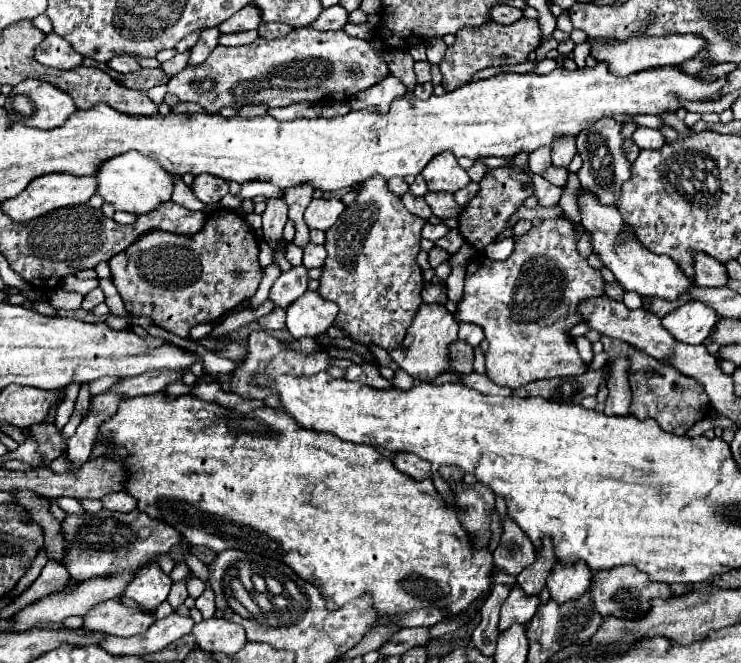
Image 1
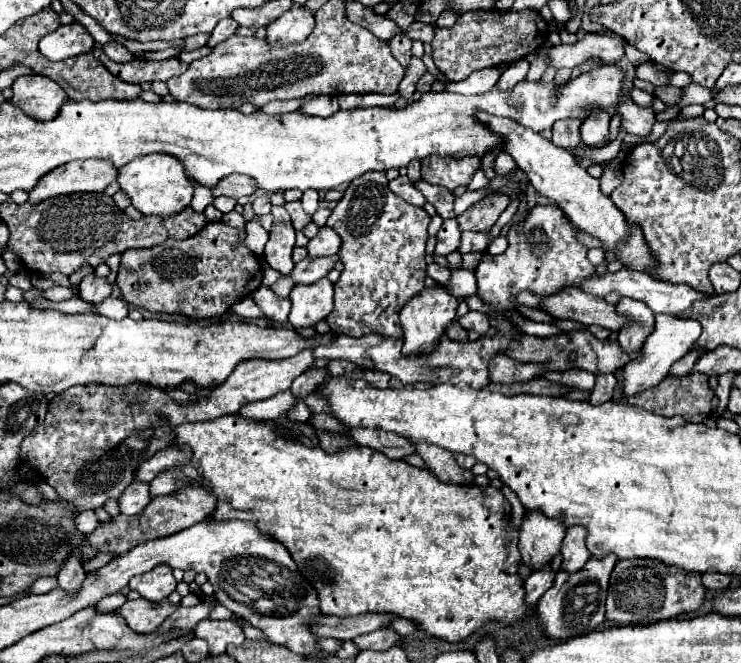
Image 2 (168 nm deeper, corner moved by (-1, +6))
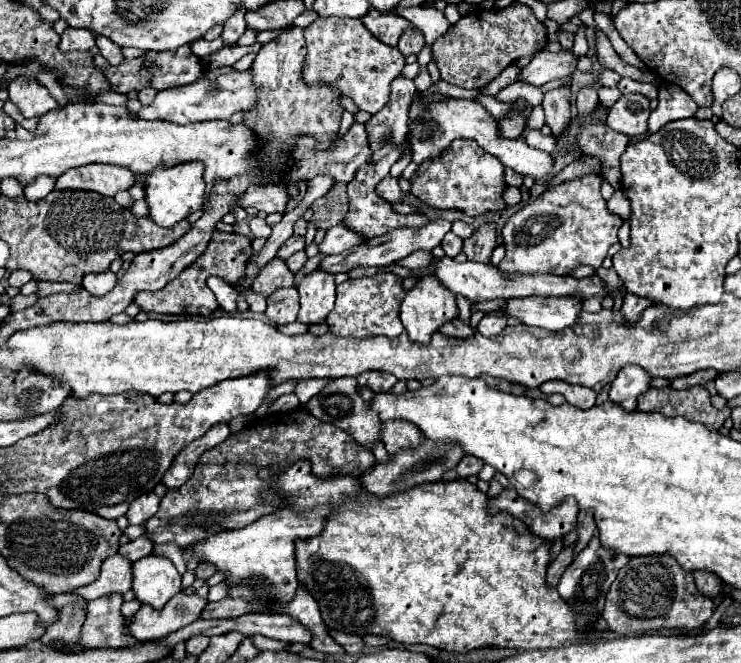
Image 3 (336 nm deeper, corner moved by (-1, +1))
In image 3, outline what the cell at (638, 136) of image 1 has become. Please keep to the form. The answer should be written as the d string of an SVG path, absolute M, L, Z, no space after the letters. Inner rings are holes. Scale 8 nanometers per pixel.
M639 93L621 95L621 99L609 109L607 125L623 135L641 135L647 131L649 99Z

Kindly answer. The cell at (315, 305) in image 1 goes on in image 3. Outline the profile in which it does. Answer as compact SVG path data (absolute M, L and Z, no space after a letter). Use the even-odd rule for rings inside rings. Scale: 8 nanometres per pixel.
M319 269L309 273L299 285L299 295L301 295L301 309L297 319L305 325L323 323L335 303L333 275L321 273Z

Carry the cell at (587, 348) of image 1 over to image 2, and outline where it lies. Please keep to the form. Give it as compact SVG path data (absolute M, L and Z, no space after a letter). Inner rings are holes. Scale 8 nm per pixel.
M609 374L609 376L597 376L597 382L595 382L595 390L591 394L591 404L605 404L613 398L613 390L617 386L617 378L615 374Z

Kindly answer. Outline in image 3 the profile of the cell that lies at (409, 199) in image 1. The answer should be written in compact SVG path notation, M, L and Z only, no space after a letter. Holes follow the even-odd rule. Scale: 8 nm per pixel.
M385 177L385 181L381 181L379 185L377 185L377 193L383 197L383 199L387 199L389 203L401 203L403 201L403 191L401 191L401 187L399 187L399 181L397 179L393 179L393 177Z

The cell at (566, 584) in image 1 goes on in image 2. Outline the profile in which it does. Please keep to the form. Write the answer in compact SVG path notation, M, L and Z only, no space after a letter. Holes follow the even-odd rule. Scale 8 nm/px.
M579 524L573 528L567 528L567 536L561 544L561 554L563 554L561 570L573 574L573 572L581 570L585 566L585 562L591 558L589 550L585 548L585 536L587 536L587 532Z

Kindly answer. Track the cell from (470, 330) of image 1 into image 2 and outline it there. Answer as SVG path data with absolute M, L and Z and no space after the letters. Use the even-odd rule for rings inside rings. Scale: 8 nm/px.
M467 312L463 318L459 318L459 324L465 328L465 330L475 330L477 334L487 334L487 330L491 328L489 324L489 318L483 314L483 312Z

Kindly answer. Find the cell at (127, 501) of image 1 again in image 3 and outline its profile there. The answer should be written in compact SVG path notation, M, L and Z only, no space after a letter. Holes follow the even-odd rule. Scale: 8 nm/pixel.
M151 491L151 493L143 493L141 497L137 497L131 505L129 505L129 511L127 511L127 519L129 519L129 525L143 525L149 517L153 517L159 509L159 497Z

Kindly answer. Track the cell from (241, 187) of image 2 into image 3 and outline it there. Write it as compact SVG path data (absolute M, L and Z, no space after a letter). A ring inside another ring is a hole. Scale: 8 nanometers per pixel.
M251 185L239 199L239 207L255 207L265 213L283 213L287 203L287 189L283 185Z

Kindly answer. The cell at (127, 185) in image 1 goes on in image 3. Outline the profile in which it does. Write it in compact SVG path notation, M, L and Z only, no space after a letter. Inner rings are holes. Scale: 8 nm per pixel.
M179 163L173 167L155 167L153 171L143 175L143 191L149 207L149 217L161 227L173 227L177 221L189 217L193 211L203 207L205 197L205 181L203 181L203 165Z

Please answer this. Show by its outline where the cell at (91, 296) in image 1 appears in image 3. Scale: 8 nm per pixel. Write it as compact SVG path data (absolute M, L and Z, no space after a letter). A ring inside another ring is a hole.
M105 271L105 273L89 273L89 275L85 275L81 287L85 291L89 291L91 295L95 295L95 297L103 297L115 287L115 283L117 283L115 273Z

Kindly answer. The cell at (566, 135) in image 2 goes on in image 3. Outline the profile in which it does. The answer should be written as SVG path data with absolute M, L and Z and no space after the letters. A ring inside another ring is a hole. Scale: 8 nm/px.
M565 83L553 91L547 91L543 97L541 105L545 111L545 125L551 127L553 137L565 133L571 123L569 101L571 101L571 85L569 83Z

